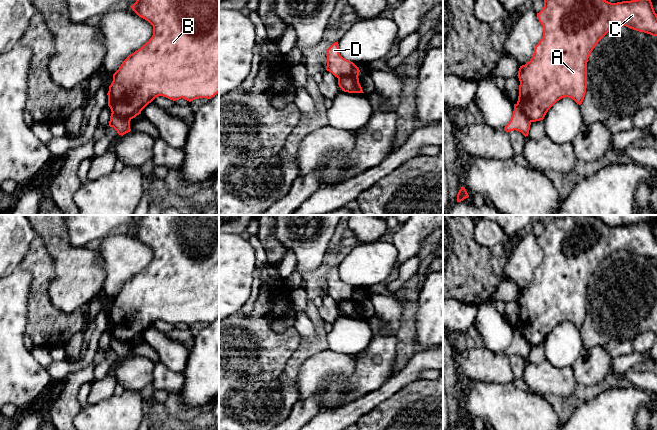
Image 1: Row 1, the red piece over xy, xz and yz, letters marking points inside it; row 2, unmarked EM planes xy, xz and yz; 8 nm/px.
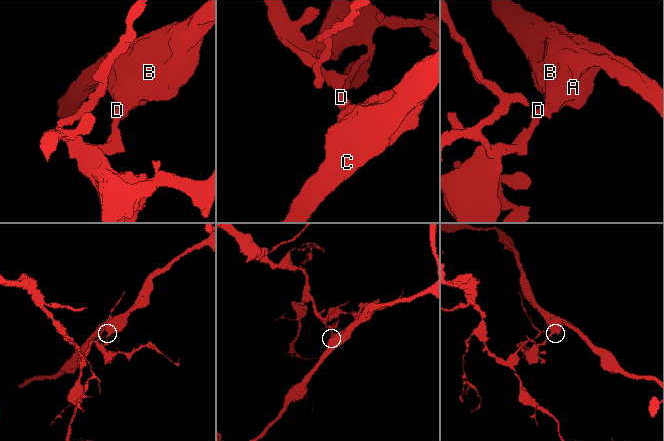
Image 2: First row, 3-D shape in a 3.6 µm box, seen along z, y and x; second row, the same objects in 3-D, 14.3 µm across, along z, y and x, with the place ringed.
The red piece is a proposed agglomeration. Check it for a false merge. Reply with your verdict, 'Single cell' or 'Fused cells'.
Fused cells

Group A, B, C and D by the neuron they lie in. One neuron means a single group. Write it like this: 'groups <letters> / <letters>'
groups A B C / D

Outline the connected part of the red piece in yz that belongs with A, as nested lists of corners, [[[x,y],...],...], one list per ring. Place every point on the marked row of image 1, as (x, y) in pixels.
[[[544,0],[543,9],[537,13],[543,36],[534,48],[529,62],[518,71],[519,96],[517,105],[531,122],[543,120],[548,110],[560,99],[568,97],[581,105],[587,88],[587,62],[598,42],[612,29],[626,26],[630,29],[657,36],[657,14],[651,0],[631,0],[611,3],[606,0]]]

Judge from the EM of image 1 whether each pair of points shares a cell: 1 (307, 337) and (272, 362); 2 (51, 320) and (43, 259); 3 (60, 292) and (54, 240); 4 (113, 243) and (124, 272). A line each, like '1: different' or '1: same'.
1: different
2: same
3: same
4: same

